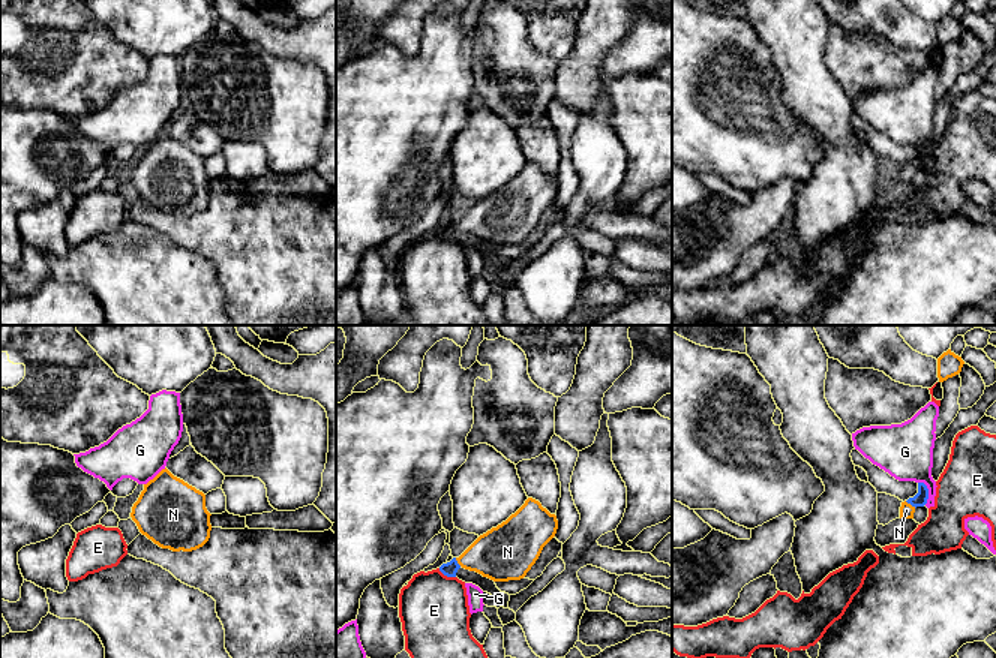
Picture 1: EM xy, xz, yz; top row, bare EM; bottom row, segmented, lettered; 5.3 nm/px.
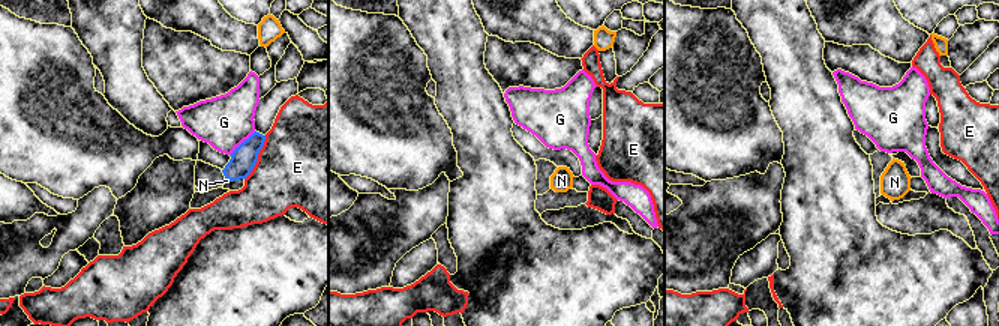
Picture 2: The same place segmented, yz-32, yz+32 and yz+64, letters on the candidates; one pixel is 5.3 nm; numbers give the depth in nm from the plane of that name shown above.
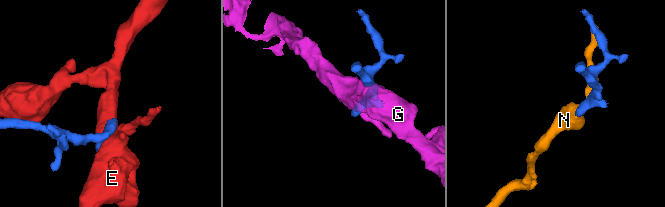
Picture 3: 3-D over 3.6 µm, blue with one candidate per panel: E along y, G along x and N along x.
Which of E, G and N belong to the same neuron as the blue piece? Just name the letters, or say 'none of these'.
N

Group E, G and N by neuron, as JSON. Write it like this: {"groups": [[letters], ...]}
{"groups": [["E"], ["G"], ["N"]]}

